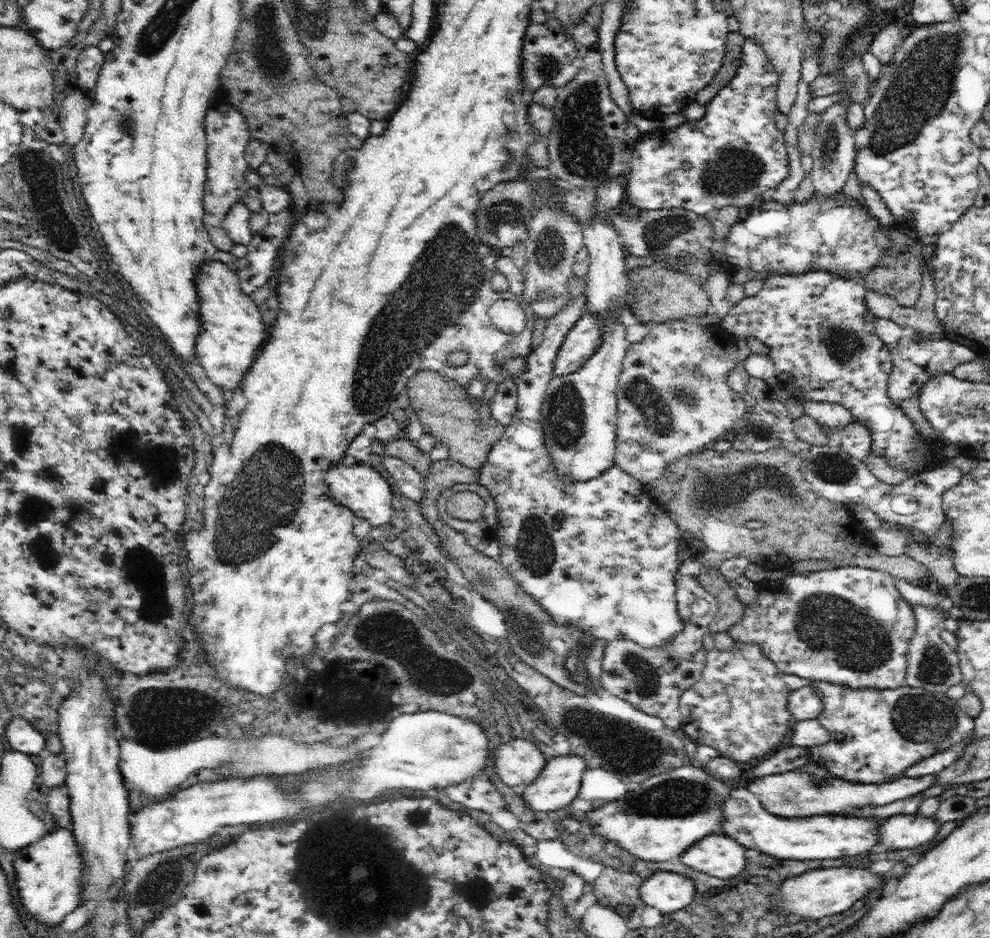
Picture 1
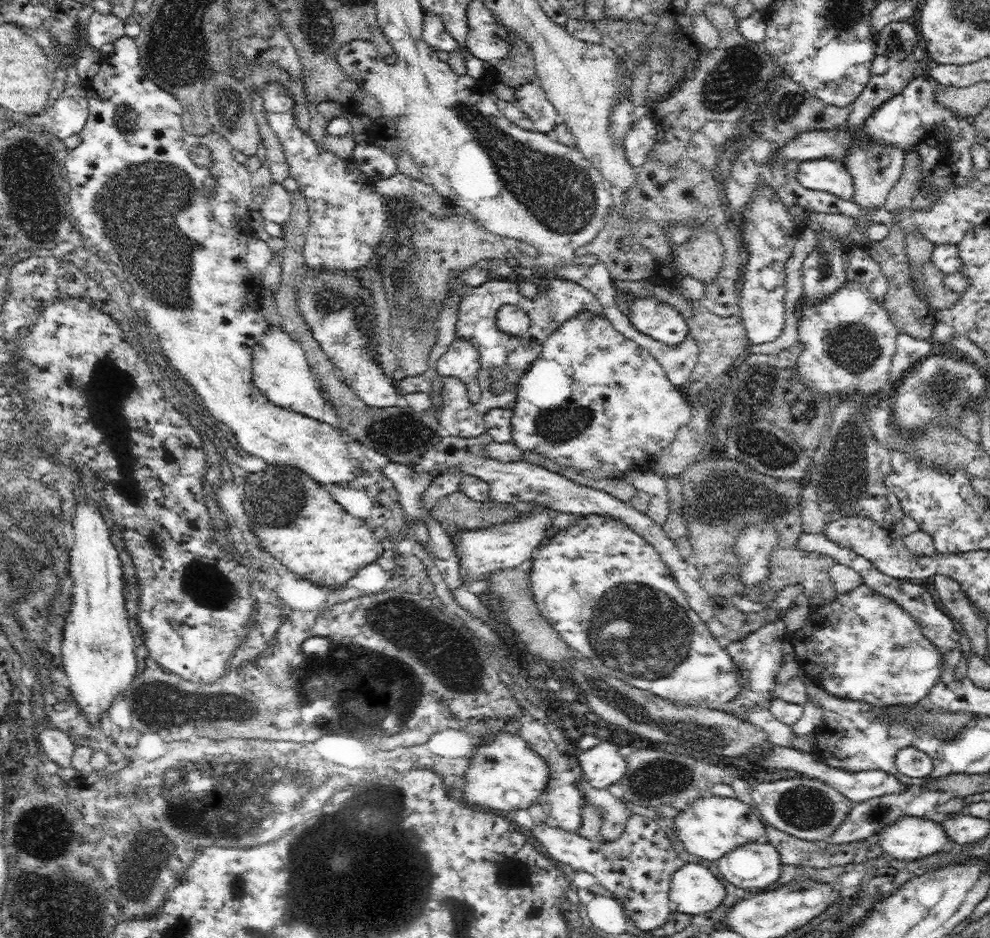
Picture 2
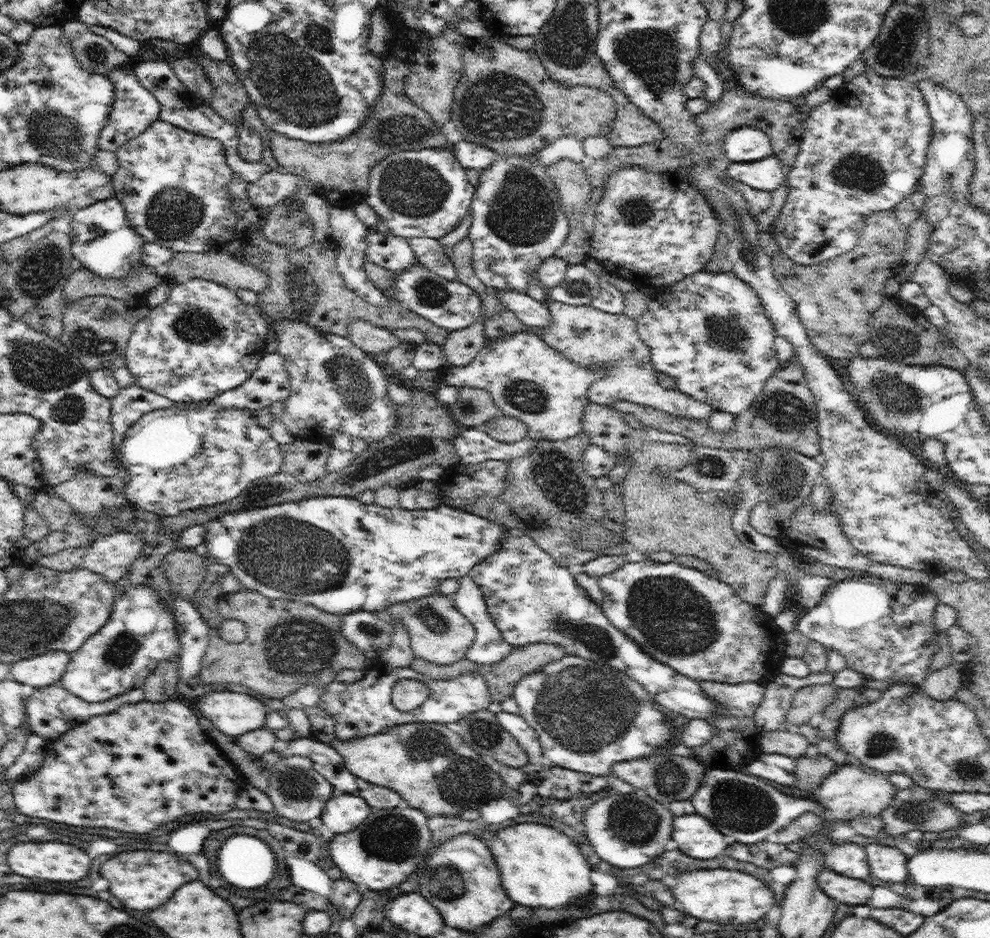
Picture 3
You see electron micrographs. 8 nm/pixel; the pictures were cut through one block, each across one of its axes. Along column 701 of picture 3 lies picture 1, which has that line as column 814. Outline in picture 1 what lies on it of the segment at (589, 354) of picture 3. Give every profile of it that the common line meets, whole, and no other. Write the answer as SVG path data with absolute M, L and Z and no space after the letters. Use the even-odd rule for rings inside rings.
M798 400L801 402L805 414L815 418L824 427L845 427L856 420L855 416L838 403L814 402L812 400Z

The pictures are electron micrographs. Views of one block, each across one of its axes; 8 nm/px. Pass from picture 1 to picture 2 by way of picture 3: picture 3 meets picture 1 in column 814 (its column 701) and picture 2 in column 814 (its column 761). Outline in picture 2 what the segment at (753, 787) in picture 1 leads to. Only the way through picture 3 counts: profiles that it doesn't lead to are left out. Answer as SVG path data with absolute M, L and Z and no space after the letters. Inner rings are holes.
M806 775L786 780L758 782L750 798L761 812L760 817L763 822L800 840L810 841L820 841L826 836L832 836L839 824L846 820L848 812L854 805L846 795L838 792L834 787Z

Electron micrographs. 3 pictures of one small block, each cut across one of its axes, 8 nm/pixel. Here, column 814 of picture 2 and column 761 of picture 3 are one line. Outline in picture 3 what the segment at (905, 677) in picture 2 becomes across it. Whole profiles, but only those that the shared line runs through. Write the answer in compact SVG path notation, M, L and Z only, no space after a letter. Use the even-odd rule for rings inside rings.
M648 558L640 562L628 561L613 573L598 579L605 598L600 605L608 620L647 649L652 658L671 666L676 672L696 681L711 680L728 684L767 684L781 673L785 658L782 652L782 646L786 644L785 634L777 628L772 616L766 615L759 606L742 600L729 584L719 578L676 562L662 564Z

